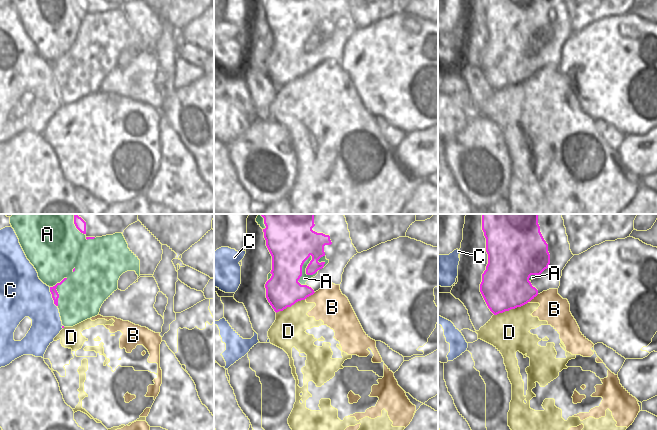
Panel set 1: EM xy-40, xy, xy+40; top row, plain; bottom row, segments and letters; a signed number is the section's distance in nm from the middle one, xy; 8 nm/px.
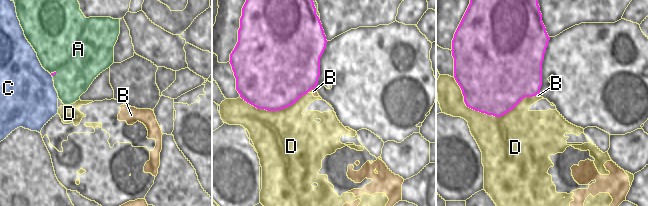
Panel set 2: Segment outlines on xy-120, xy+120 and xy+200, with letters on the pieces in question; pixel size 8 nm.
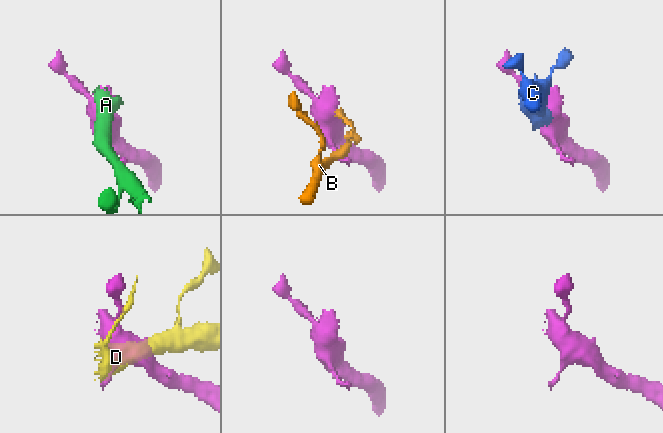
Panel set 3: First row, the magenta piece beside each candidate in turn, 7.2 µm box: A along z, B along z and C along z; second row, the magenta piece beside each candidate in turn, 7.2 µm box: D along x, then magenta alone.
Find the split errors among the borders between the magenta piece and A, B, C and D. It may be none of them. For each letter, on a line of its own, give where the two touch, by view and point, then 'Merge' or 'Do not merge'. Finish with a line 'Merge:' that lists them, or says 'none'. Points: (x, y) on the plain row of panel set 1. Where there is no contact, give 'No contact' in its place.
A: Touches magenta at xy (301, 46). Do not merge
B: Touches magenta at xy (309, 71). Do not merge
C: Touches magenta at xy-40 (52, 73). Merge
D: Touches magenta at xy+40 (511, 84). Do not merge
Merge: C

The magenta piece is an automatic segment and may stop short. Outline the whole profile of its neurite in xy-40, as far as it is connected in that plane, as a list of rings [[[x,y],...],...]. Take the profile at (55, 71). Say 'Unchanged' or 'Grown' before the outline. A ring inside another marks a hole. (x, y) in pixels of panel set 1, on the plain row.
Grown. [[[5,3],[0,6],[0,144],[9,141],[15,135],[23,131],[44,133],[48,122],[63,105],[59,85],[57,83],[59,70],[56,64],[66,55],[67,54],[64,54],[53,63],[44,60],[39,55],[34,42],[27,35],[14,5],[12,3]],[[25,93],[29,93],[32,96],[32,102],[21,117],[15,117],[14,108]]]

